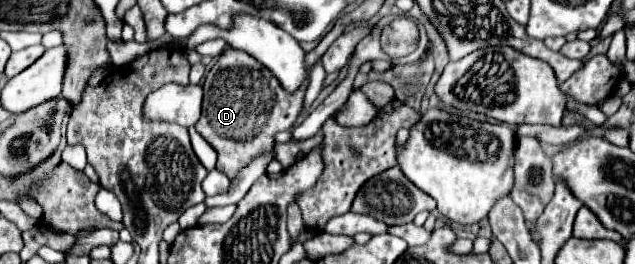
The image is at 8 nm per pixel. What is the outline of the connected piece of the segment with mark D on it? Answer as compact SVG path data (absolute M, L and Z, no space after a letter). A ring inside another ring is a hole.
M227 51L219 57L219 61L211 67L203 83L203 111L201 119L197 121L195 129L205 137L205 141L217 151L217 169L223 171L229 179L235 179L237 173L247 167L255 155L267 153L275 147L275 135L279 131L289 131L303 109L303 91L293 95L285 93L283 87L277 83L277 77L265 69L257 59L243 51Z

